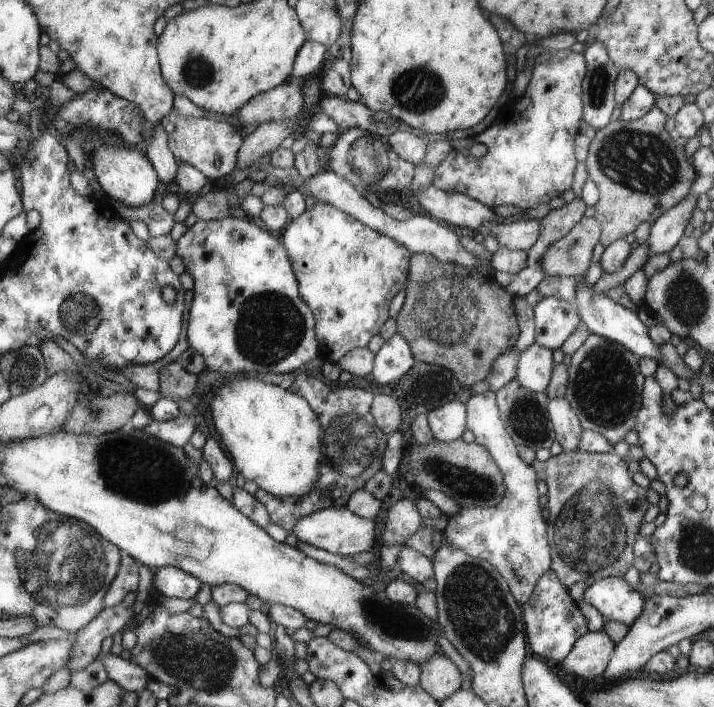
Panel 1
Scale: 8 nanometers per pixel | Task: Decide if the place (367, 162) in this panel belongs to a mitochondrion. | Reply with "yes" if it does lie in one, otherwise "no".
yes

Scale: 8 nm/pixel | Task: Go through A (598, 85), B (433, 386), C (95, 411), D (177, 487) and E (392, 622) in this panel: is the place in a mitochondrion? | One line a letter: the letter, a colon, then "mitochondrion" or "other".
A: mitochondrion
B: other
C: mitochondrion
D: mitochondrion
E: mitochondrion

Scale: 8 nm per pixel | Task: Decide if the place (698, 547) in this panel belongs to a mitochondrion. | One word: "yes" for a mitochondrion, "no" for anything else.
yes

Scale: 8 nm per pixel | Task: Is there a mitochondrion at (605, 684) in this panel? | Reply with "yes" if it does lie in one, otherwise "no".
no

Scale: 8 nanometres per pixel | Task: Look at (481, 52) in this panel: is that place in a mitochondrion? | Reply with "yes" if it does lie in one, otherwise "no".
no

